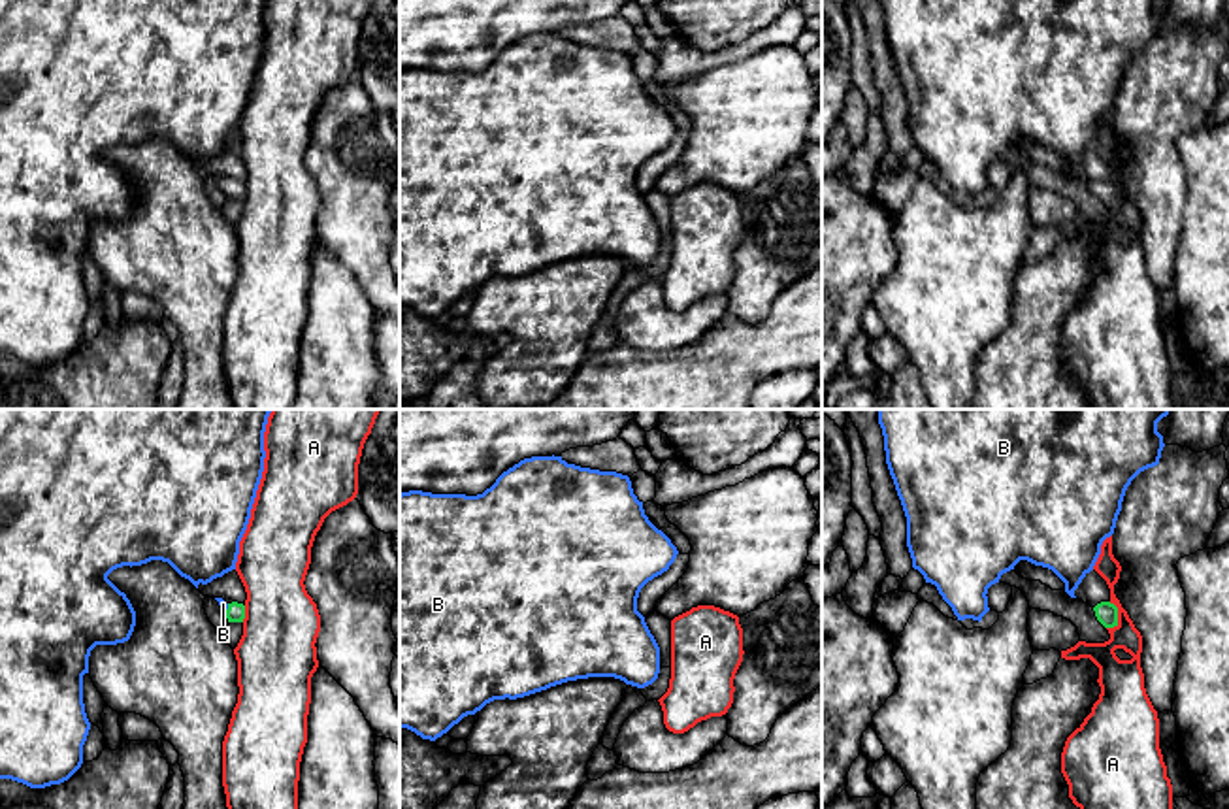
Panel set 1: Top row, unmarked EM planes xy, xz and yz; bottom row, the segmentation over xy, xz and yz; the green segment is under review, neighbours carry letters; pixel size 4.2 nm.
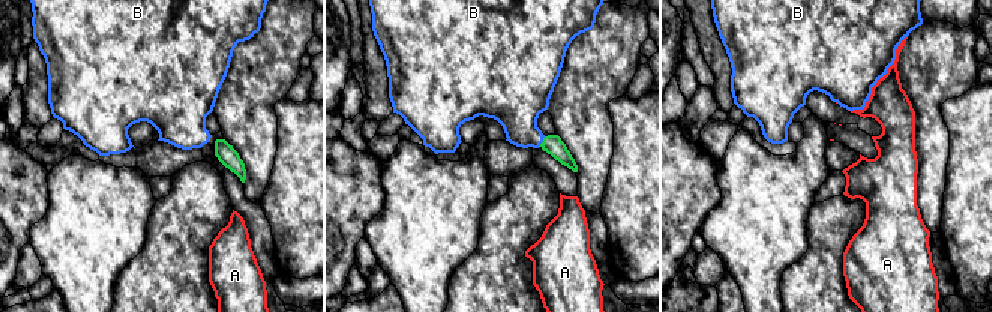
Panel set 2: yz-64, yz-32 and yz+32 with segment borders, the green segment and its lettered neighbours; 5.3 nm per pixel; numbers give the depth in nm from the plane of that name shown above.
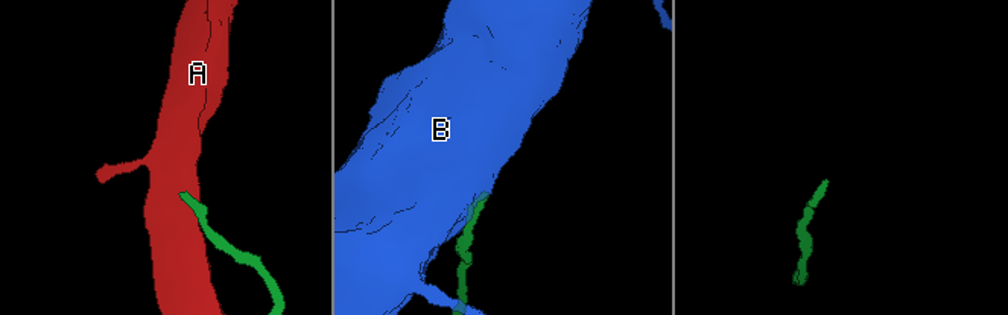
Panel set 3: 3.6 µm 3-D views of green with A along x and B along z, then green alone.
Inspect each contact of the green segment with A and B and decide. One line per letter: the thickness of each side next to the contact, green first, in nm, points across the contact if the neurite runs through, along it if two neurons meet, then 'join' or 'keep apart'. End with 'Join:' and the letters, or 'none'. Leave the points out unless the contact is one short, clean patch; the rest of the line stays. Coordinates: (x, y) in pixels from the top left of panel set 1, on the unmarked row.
A: calibres 100 and 140 nm; border yz (1109, 180), (1116, 185), (1116, 202), (1113, 206); keep apart
B: calibres 80 and 40 nm; way xy (236, 189), (229, 185), (223, 181); join
Join: B

